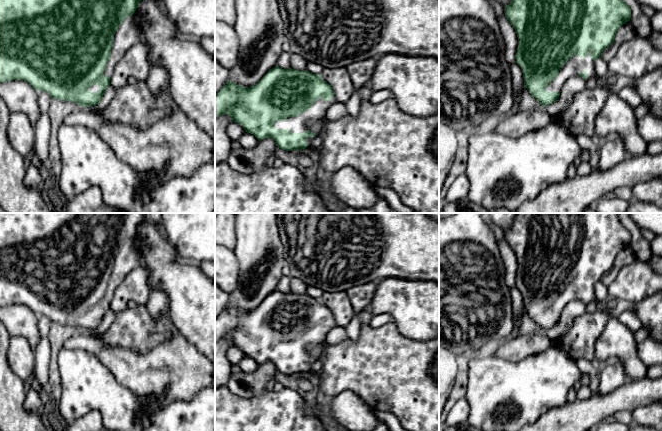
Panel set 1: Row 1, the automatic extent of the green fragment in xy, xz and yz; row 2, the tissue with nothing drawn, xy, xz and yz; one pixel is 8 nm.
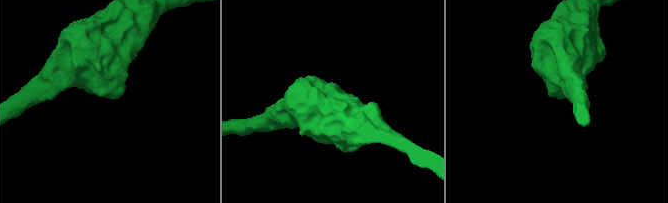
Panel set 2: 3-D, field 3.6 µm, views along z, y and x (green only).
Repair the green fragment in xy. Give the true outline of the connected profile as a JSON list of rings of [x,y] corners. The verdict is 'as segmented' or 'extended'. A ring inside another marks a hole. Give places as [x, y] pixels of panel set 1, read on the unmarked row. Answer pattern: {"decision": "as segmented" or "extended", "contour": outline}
{"decision": "extended", "contour": [[[0,213],[0,307],[11,304],[22,304],[29,307],[37,315],[44,315],[48,317],[52,323],[59,323],[68,326],[74,326],[80,331],[87,331],[99,328],[104,319],[105,314],[110,309],[110,301],[114,296],[114,292],[126,275],[133,269],[142,264],[140,253],[135,247],[135,240],[133,239],[139,230],[139,226],[146,220],[145,213]]]}

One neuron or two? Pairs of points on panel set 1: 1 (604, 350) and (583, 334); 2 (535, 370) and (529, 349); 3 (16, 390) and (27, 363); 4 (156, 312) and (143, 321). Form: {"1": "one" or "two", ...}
{"1": "two", "2": "two", "3": "two", "4": "two"}

